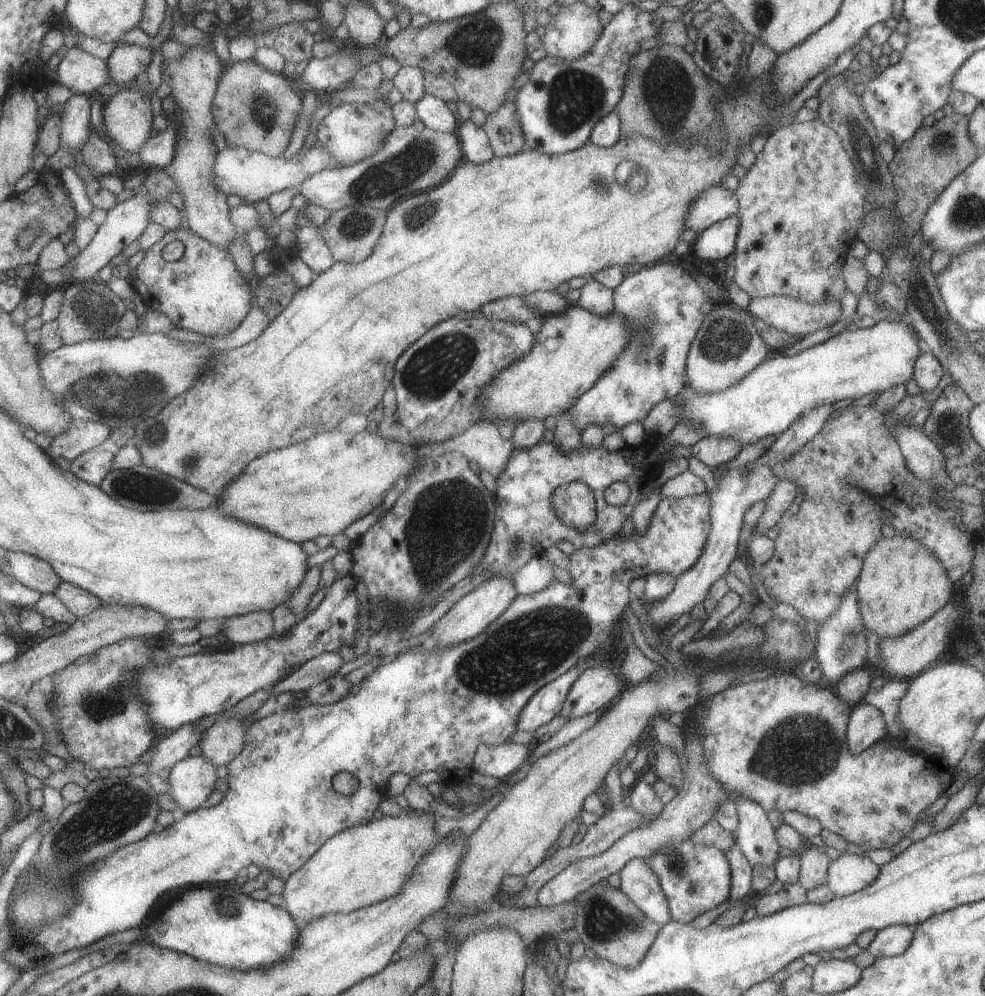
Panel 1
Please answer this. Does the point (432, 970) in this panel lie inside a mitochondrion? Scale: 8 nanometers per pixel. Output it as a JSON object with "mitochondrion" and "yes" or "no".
{"mitochondrion":"no"}

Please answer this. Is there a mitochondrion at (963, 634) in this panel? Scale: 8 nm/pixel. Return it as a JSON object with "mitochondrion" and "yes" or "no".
{"mitochondrion":"no"}

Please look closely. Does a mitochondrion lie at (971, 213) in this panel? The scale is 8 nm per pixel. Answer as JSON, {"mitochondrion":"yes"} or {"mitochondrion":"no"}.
{"mitochondrion":"yes"}

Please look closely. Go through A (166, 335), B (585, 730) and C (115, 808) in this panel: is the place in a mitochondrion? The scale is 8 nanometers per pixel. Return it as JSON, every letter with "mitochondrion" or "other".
{"A":"other","B":"other","C":"mitochondrion"}

